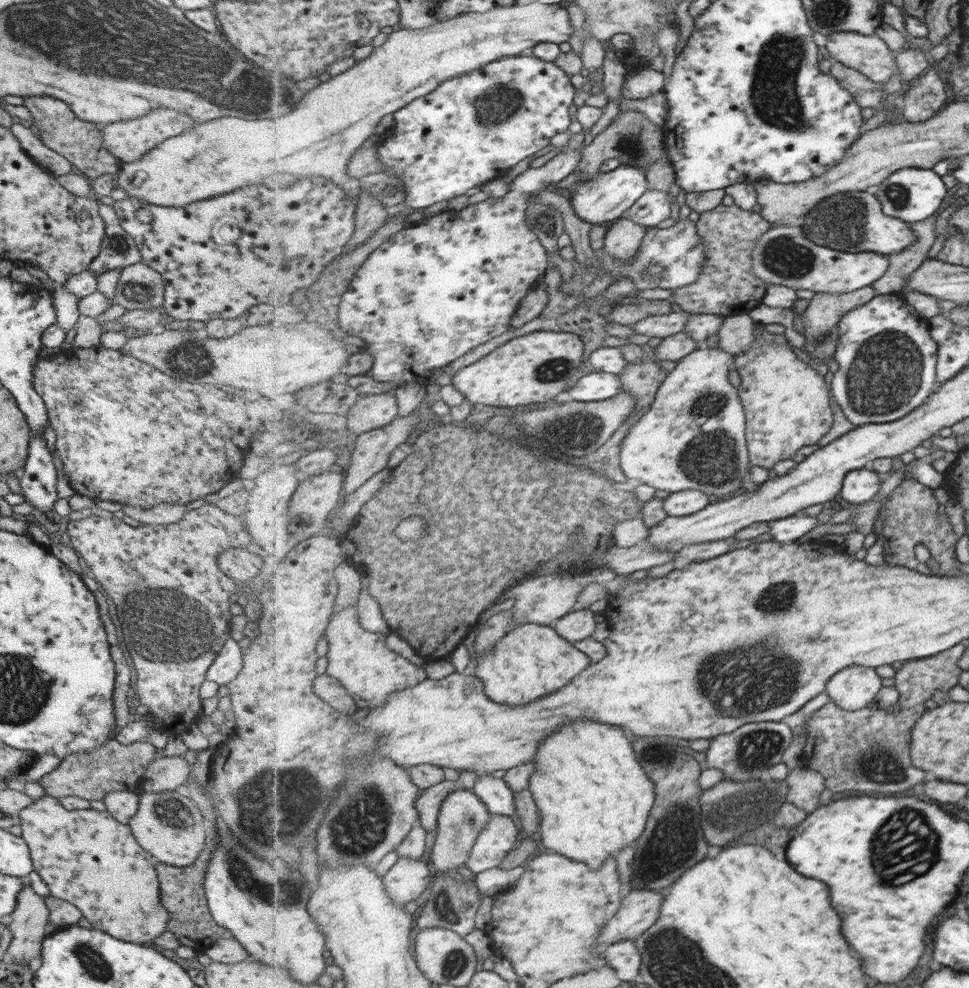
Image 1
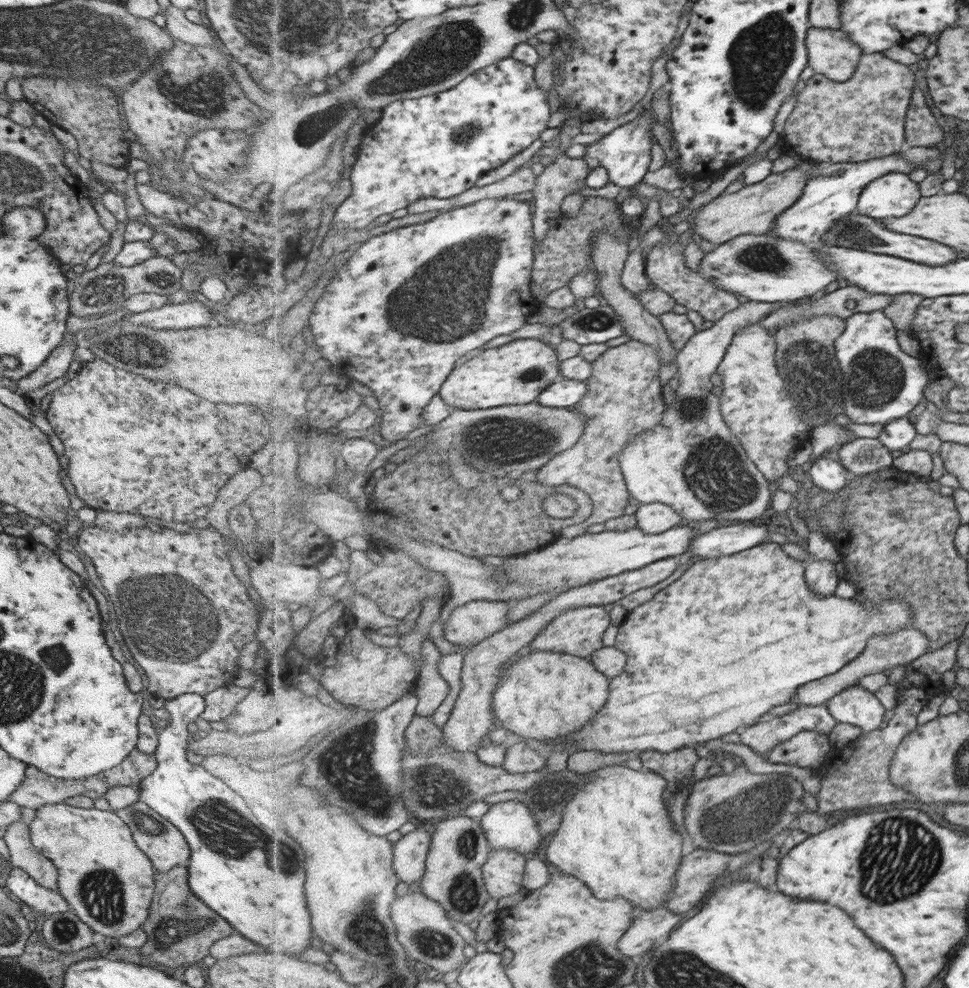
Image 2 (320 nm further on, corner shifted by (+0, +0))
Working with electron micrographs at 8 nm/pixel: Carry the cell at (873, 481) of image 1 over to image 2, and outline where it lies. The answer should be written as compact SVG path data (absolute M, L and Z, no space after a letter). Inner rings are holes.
M824 455L810 466L808 474L814 485L821 490L839 492L849 484L853 474L840 462L835 461L830 455Z

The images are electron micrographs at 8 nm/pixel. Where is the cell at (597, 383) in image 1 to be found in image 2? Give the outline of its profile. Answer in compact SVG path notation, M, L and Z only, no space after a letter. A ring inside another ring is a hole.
M565 379L547 387L538 396L538 402L543 406L571 408L575 406L588 391L585 380Z

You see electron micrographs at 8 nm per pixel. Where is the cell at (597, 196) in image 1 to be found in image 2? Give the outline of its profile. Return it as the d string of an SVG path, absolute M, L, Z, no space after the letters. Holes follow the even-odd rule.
M639 114L635 119L613 129L607 133L602 139L586 146L586 157L596 158L600 162L600 166L605 167L610 174L610 182L622 188L623 192L641 183L645 174L649 172L649 164L651 164L651 146L653 146L653 122L651 116Z

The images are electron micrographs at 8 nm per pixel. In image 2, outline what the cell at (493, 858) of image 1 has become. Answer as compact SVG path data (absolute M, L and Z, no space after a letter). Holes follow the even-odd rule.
M493 850L482 868L490 895L499 899L517 894L525 887L527 861L528 858L516 850Z

